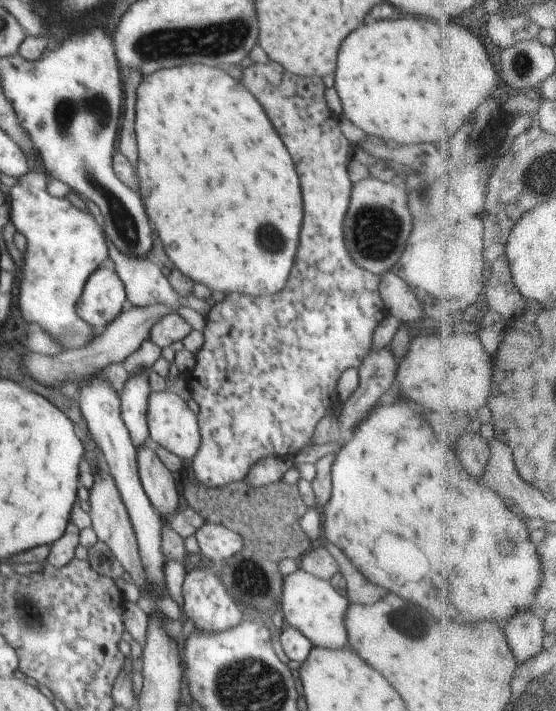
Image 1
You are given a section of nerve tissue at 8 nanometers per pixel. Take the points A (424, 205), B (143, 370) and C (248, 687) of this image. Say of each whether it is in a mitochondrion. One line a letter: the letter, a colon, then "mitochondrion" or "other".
A: mitochondrion
B: other
C: mitochondrion

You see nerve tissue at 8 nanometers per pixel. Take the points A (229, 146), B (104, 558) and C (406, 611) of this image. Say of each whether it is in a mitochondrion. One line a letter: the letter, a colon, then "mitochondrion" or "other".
A: other
B: other
C: mitochondrion

